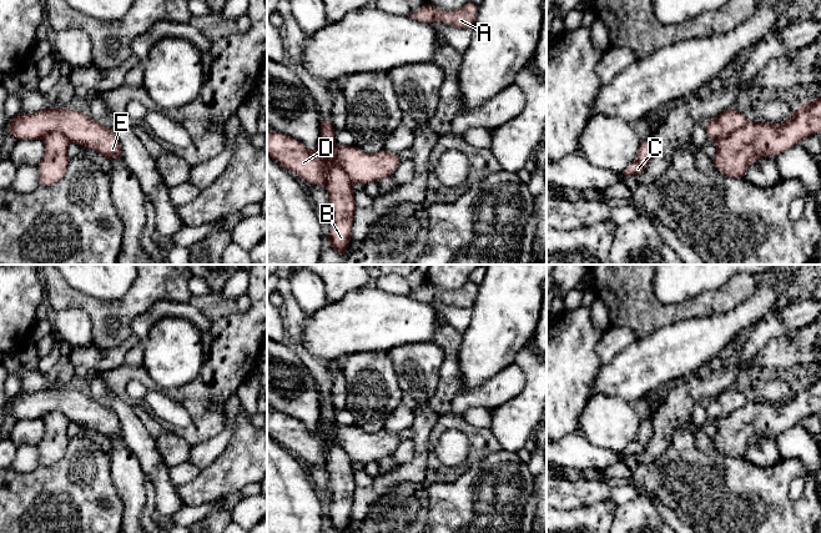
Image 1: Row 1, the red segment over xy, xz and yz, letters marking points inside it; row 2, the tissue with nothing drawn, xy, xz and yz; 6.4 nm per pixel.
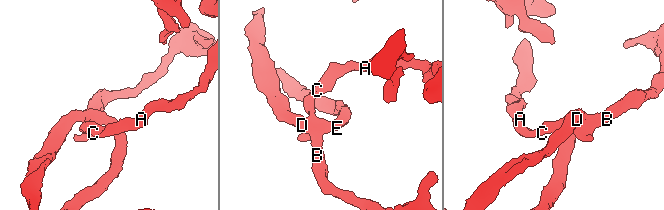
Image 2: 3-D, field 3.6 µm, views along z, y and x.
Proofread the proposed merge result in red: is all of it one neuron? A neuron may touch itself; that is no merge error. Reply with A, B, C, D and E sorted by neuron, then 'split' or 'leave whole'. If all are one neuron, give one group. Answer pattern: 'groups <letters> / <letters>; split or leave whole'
groups A B C / D E; split

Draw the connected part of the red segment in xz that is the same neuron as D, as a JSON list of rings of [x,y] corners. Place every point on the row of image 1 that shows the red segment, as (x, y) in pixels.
[[[276,130],[267,134],[267,155],[281,164],[287,171],[296,172],[299,178],[312,186],[324,186],[326,175],[332,164],[341,167],[351,182],[362,185],[391,177],[401,164],[398,154],[387,152],[384,150],[377,154],[367,154],[356,146],[339,146],[336,144],[333,149],[323,149],[318,145],[314,151],[309,151],[298,140]]]

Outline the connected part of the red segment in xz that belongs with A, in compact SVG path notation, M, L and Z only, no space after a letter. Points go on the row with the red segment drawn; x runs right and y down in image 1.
M468 1L460 9L447 12L425 2L417 12L409 12L408 16L427 24L440 20L449 26L472 29L477 19L478 7L477 4Z

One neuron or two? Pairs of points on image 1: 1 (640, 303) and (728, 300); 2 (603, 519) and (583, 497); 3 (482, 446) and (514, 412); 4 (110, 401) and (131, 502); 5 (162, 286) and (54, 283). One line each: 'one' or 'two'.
1: one
2: two
3: two
4: two
5: one

